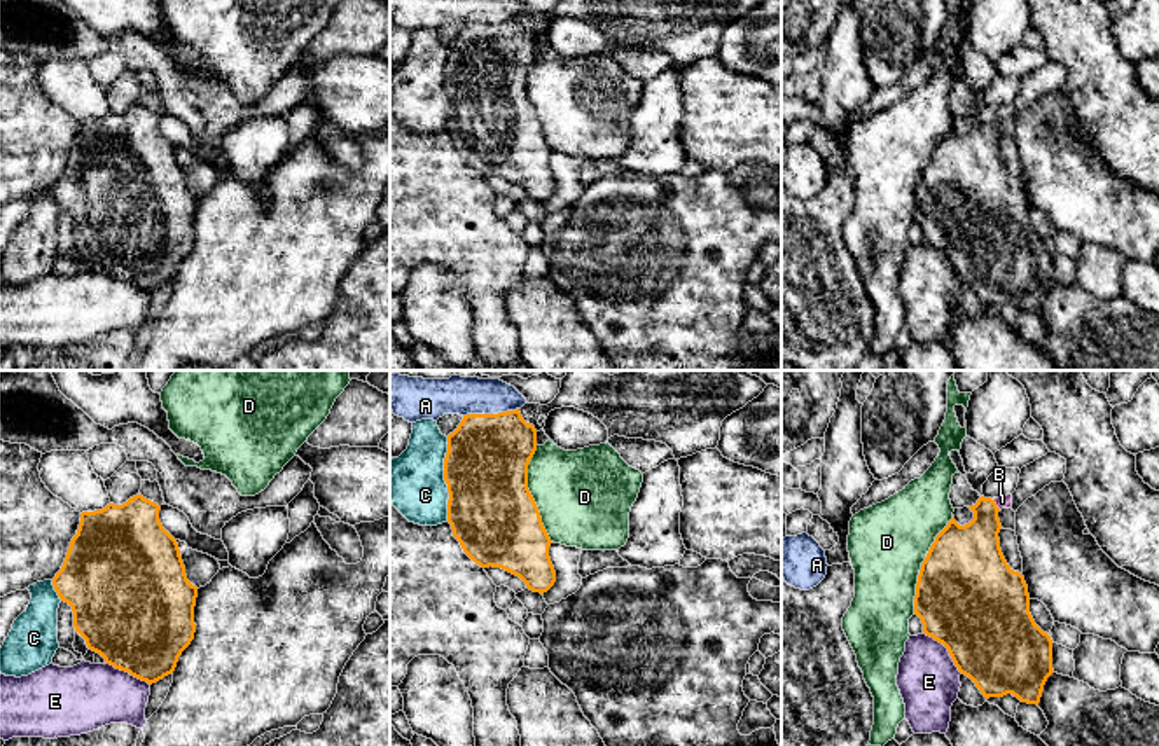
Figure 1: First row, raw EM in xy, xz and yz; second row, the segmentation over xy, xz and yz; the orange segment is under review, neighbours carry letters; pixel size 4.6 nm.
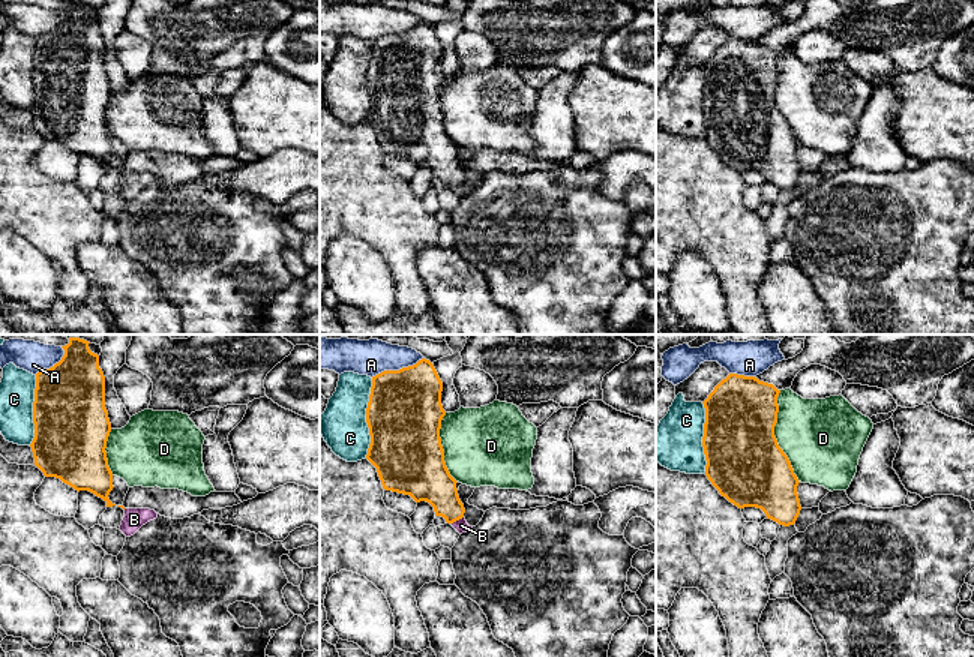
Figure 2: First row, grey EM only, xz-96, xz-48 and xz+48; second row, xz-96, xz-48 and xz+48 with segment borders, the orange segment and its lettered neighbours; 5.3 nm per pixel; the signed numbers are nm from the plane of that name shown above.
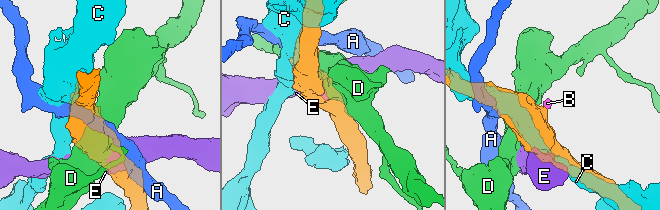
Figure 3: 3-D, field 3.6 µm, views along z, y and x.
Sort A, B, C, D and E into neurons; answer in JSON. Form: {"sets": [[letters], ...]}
{"sets": [["A"], ["B"], ["C"], ["D"], ["E"]]}

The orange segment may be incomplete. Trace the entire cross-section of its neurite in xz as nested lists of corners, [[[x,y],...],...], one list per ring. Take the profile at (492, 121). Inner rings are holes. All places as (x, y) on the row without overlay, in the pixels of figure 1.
[[[519,21],[467,23],[448,44],[444,89],[448,131],[463,161],[481,176],[502,176],[519,185],[533,201],[547,201],[556,190],[549,166],[551,147],[528,98],[528,73],[537,59],[537,38]]]

